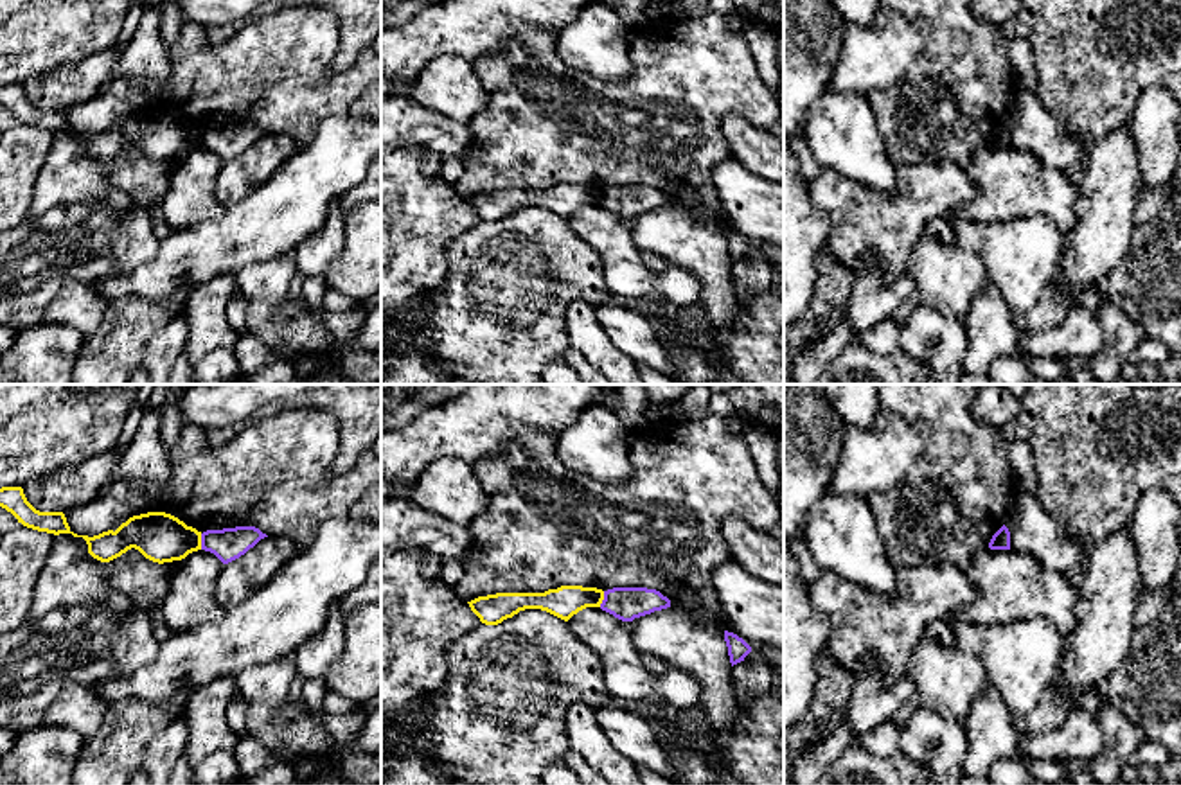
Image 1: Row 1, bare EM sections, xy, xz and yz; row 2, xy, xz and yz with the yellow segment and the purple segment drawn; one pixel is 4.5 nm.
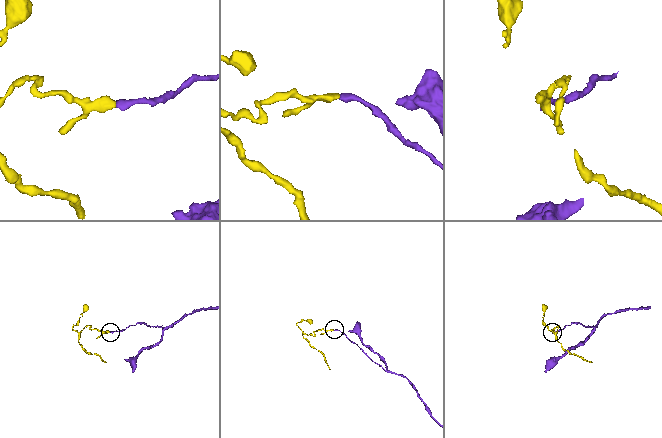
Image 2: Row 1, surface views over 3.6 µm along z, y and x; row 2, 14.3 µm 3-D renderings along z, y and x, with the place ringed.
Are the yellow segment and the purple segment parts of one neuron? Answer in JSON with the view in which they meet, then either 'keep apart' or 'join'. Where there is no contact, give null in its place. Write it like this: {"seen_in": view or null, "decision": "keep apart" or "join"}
{"seen_in": "xy", "decision": "keep apart"}

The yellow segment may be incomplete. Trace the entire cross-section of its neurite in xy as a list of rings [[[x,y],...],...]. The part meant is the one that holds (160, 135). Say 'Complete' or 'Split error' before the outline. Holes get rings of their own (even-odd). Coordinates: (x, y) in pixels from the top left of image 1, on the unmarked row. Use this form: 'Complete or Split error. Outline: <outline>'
Complete. Outline: [[[2,84],[0,104],[27,126],[54,133],[72,131],[74,135],[83,135],[88,142],[88,151],[101,160],[110,160],[131,146],[158,162],[182,158],[189,151],[201,147],[201,129],[165,110],[133,113],[115,129],[108,128],[88,135],[74,131],[63,110],[36,108],[27,99],[22,84]]]

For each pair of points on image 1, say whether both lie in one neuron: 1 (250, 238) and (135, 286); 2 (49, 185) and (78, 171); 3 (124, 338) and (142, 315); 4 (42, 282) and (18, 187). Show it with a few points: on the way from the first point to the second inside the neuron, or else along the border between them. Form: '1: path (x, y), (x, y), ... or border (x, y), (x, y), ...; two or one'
1: path (221, 246), (193, 255), (164, 275); one
2: path (56, 185), (71, 175); one
3: path (124, 333), (137, 320); one
4: border (26, 216), (18, 223); two

